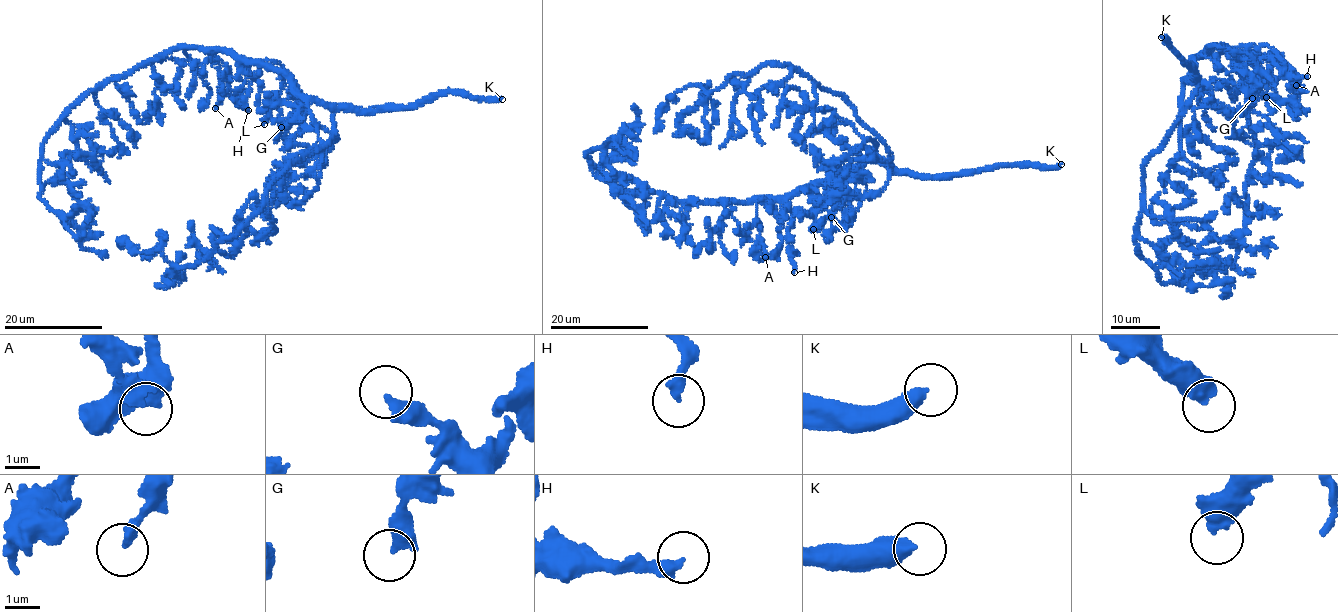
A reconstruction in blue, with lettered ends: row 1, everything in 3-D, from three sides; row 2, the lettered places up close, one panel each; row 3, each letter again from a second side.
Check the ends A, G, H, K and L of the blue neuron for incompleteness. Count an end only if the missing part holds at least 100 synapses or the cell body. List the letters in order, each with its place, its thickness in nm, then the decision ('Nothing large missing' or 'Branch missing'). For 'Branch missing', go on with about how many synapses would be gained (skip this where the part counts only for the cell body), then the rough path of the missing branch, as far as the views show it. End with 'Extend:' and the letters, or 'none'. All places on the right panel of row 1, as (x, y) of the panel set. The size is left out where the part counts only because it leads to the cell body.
A: Place: (1296, 85). Thickness 340 nm. Nothing large missing
G: Place: (1252, 98). Thickness 380 nm. Nothing large missing
H: Place: (1307, 76). Thickness 320 nm. Nothing large missing
K: Place: (1161, 37). Thickness 380 nm. Branch missing. Roughly 170 synapses
L: Place: (1266, 97). Thickness 550 nm. Nothing large missing
Extend: K

